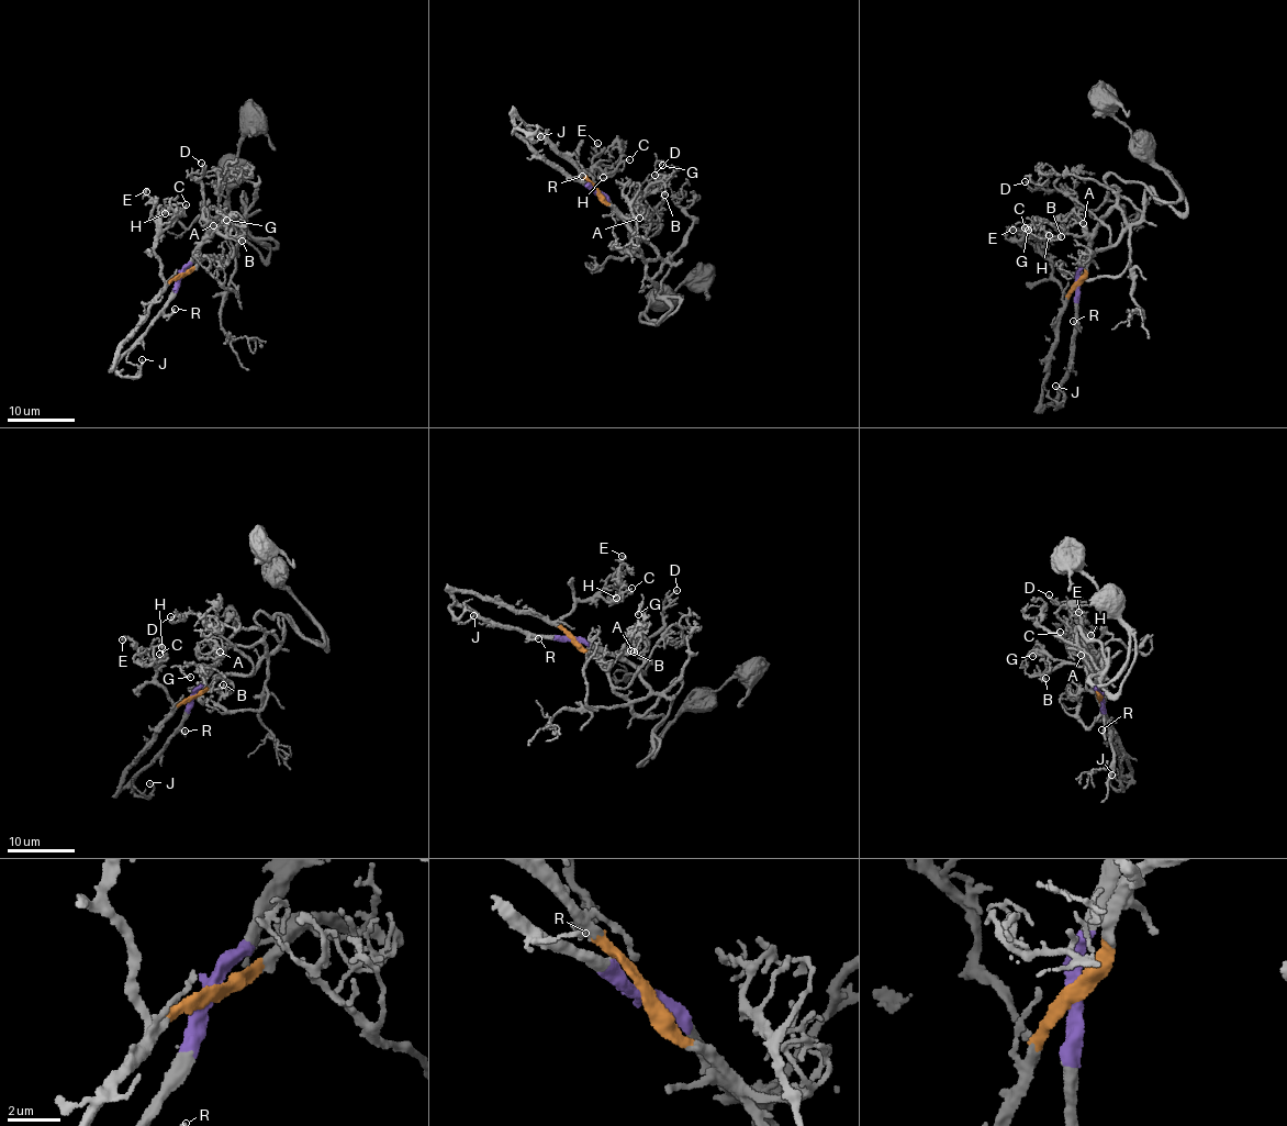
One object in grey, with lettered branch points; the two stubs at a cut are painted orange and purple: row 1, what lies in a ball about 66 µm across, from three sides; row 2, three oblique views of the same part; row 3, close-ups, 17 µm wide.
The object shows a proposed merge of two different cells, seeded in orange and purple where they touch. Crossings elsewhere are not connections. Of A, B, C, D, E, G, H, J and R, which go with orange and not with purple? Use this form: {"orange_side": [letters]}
{"orange_side": ["C", "E", "H"]}

